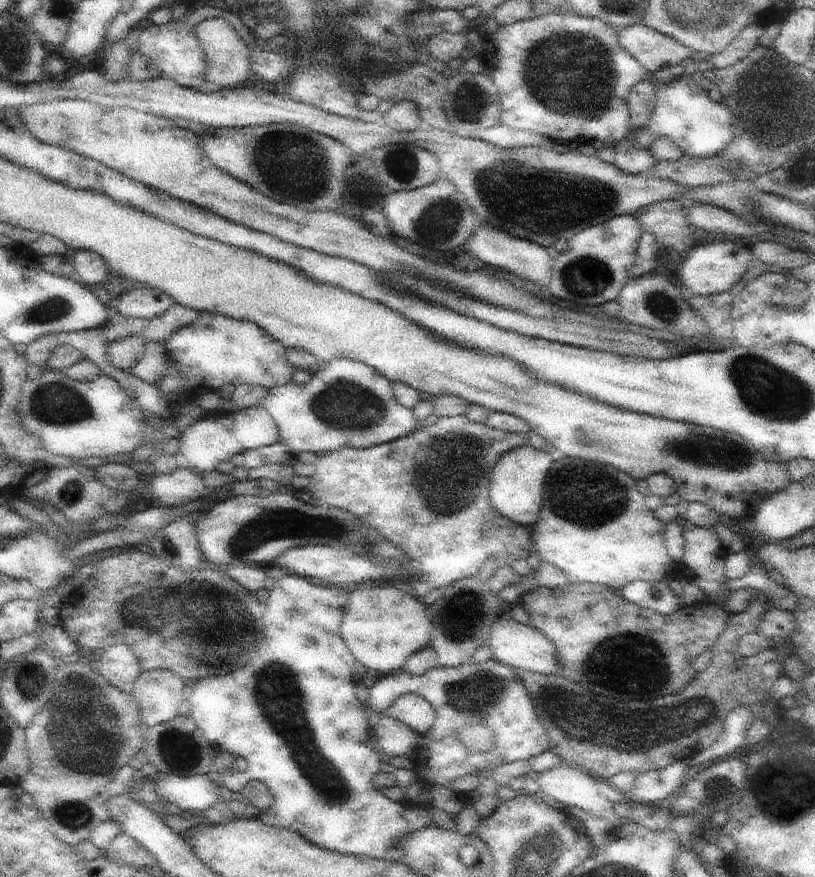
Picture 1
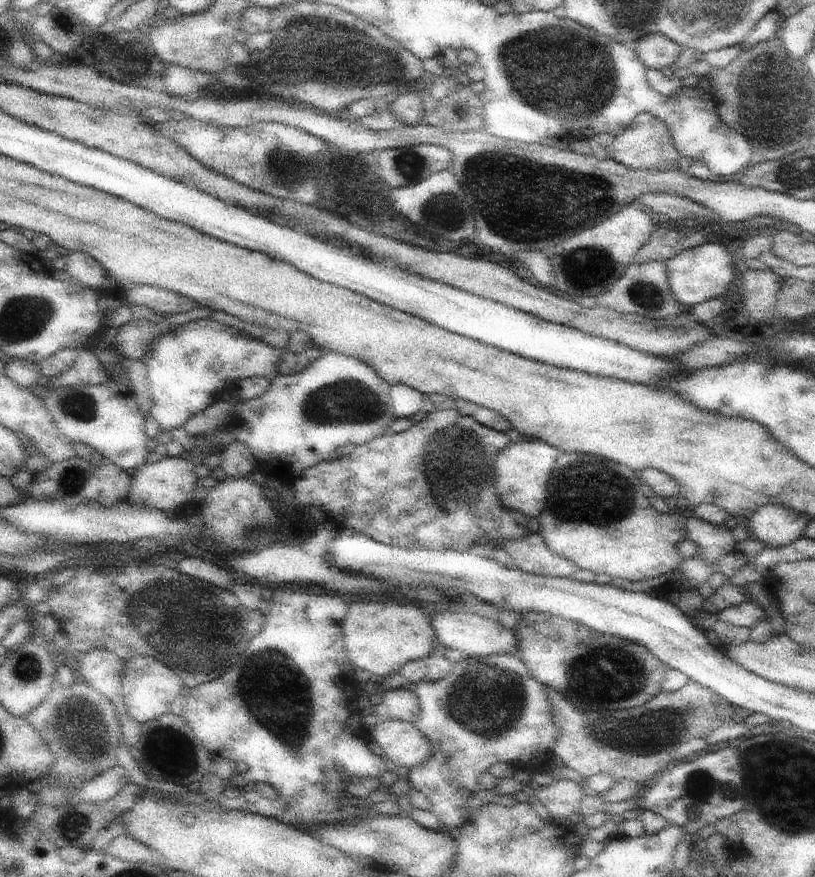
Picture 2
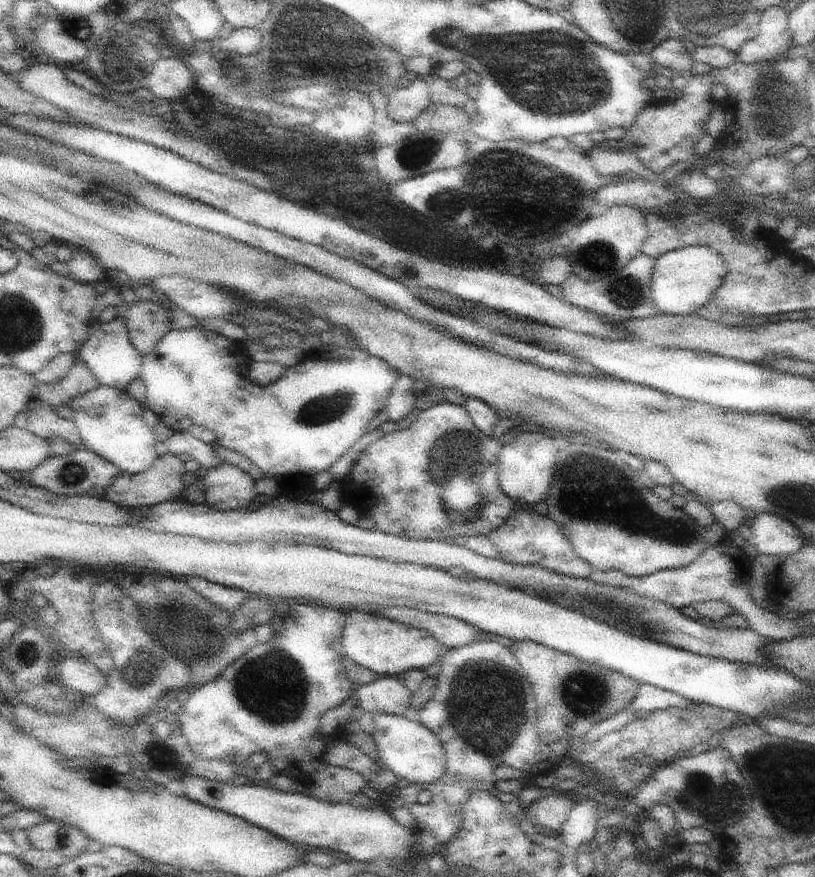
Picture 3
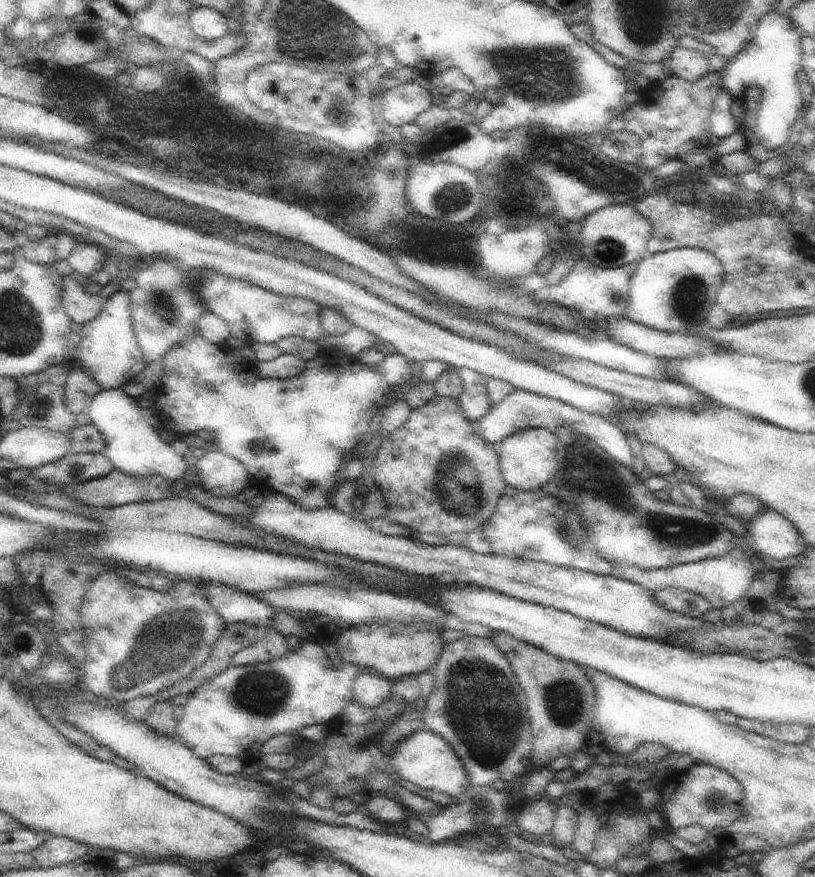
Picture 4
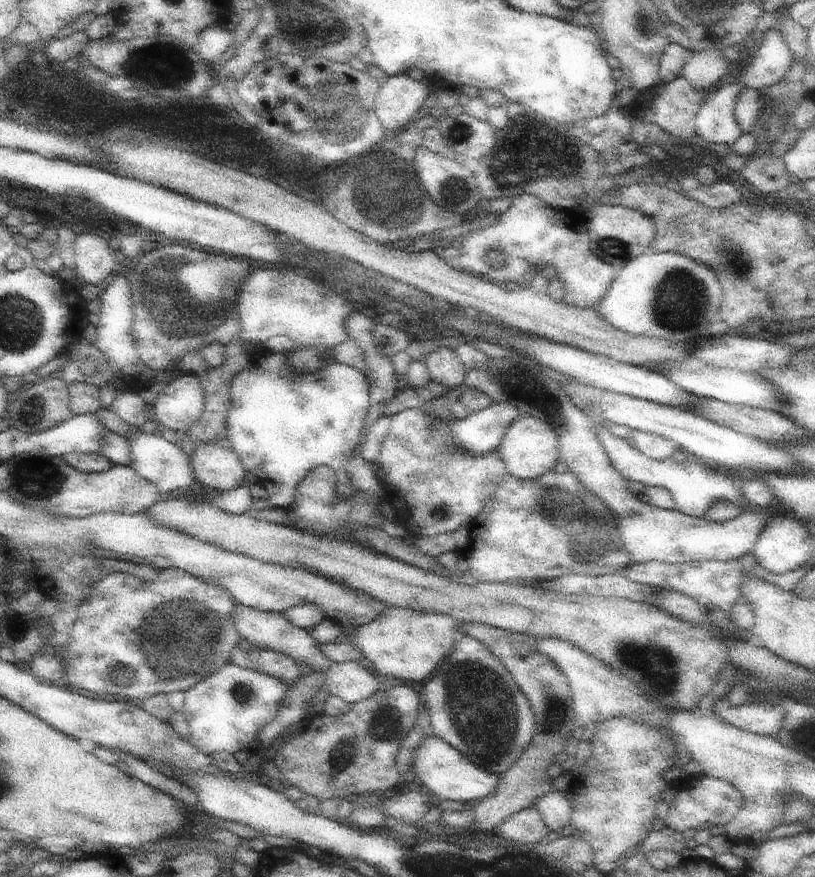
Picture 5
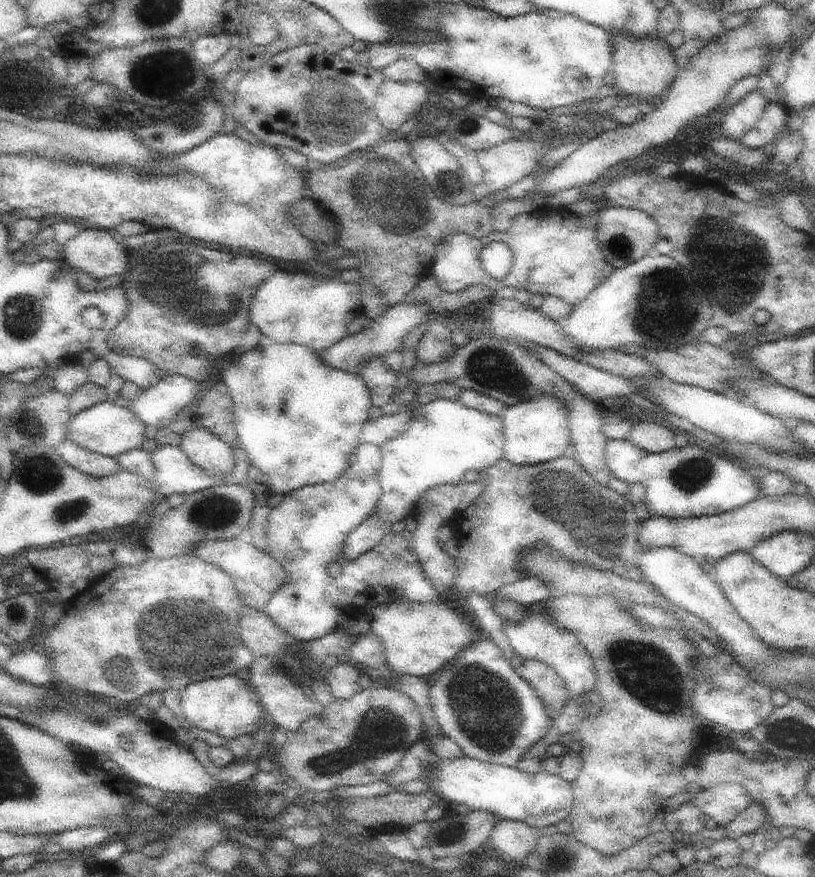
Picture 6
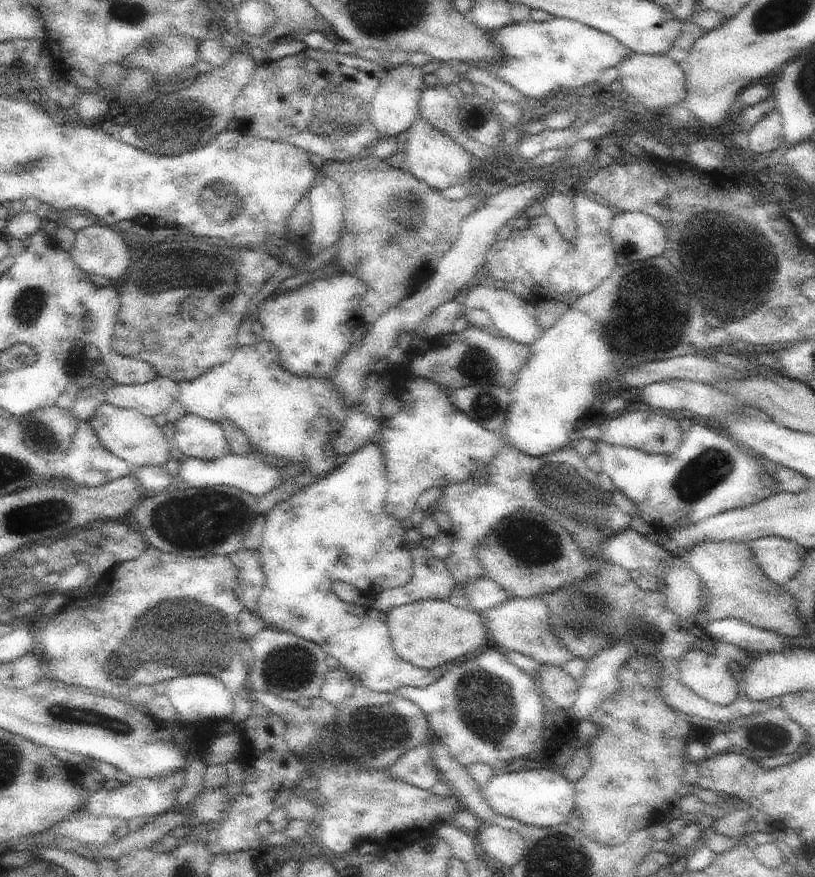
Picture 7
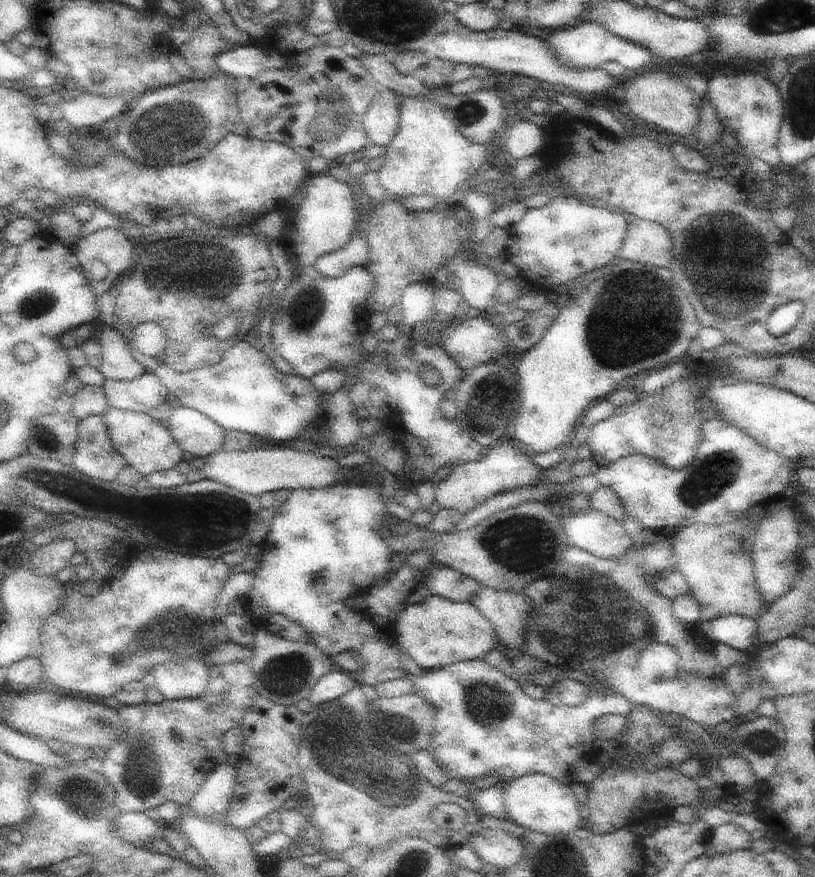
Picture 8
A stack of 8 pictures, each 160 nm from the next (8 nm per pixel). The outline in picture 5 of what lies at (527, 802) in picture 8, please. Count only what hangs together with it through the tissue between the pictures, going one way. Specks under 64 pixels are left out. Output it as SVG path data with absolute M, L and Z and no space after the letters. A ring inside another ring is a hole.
M438 735L425 737L419 744L418 750L415 750L410 776L414 774L416 774L416 780L427 786L430 792L438 795L442 802L446 799L458 800L458 802L472 802L472 800L480 802L494 792L500 780L500 775L474 764ZM554 790L541 796L535 802L534 807L540 811L550 830L559 833L562 828L572 824L573 806L571 796L570 792L563 793Z

